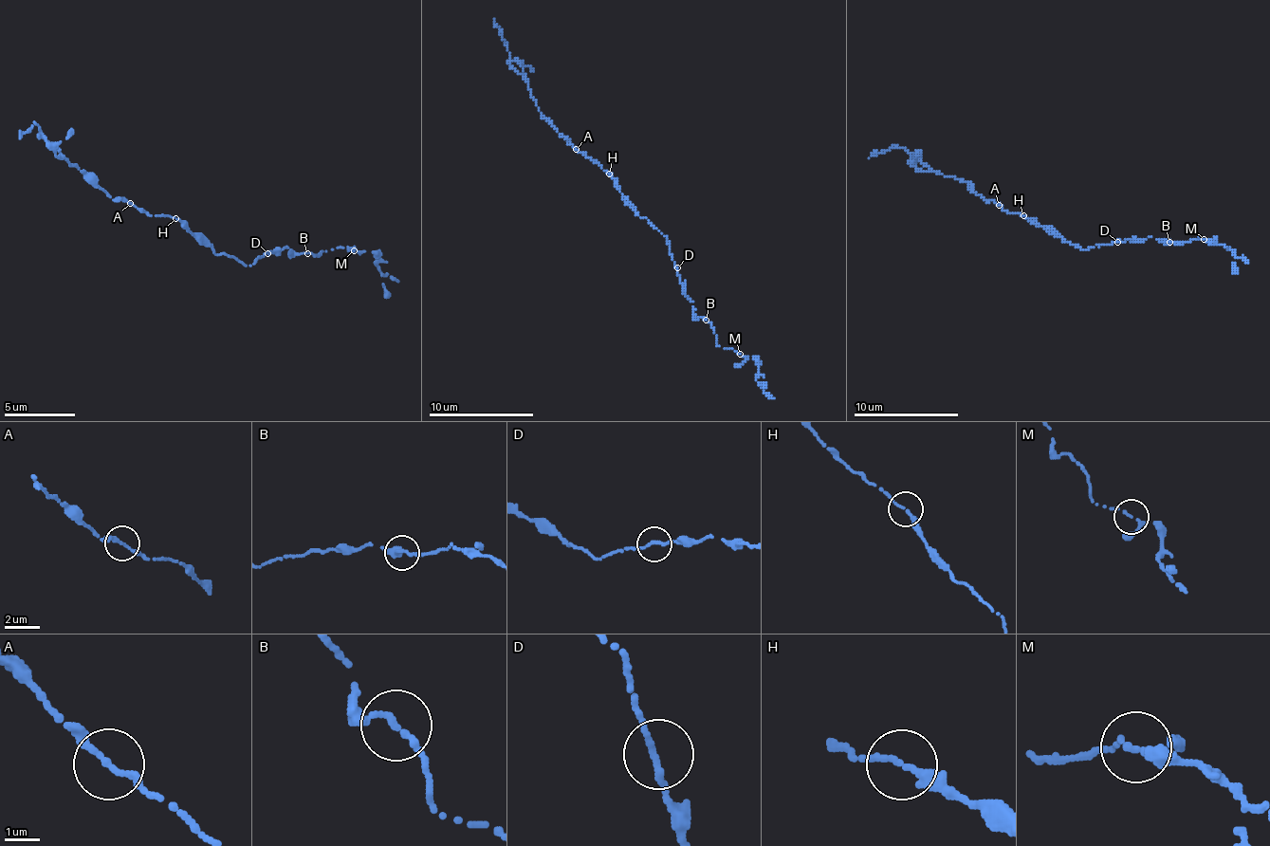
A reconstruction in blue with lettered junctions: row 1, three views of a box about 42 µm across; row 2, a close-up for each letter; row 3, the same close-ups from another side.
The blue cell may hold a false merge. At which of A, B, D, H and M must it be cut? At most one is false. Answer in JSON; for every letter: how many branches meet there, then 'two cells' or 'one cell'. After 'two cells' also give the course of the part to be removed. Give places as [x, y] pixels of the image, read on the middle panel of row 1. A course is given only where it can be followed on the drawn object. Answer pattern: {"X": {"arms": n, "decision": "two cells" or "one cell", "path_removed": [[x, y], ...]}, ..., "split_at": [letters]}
{"A": {"arms": 2, "decision": "one cell"}, "B": {"arms": 2, "decision": "one cell"}, "D": {"arms": 2, "decision": "one cell"}, "H": {"arms": 2, "decision": "one cell"}, "M": {"arms": 2, "decision": "one cell"}, "split_at": []}

